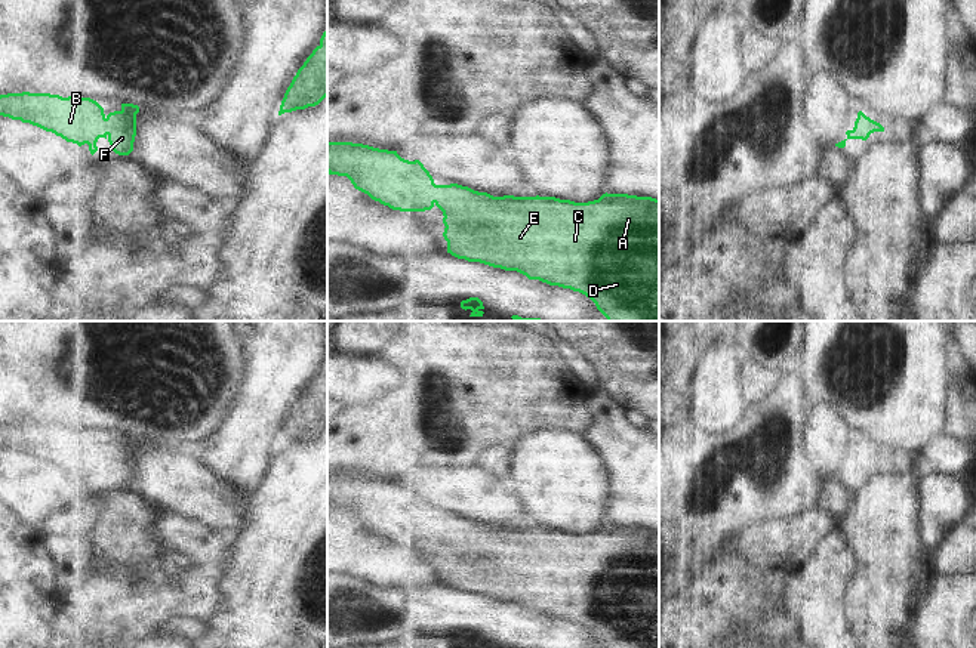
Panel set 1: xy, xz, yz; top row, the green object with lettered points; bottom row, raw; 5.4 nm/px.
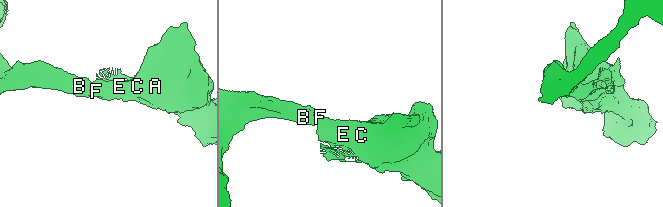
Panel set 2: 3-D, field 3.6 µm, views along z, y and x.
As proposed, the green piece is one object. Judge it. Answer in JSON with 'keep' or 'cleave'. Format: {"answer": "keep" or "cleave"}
{"answer": "keep"}

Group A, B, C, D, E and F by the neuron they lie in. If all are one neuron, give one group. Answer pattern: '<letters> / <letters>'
A B C D E F

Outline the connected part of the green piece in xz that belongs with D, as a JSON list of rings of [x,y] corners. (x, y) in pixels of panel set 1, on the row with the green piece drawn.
[[[327,142],[327,173],[347,176],[355,189],[367,194],[372,200],[400,212],[425,212],[437,206],[443,212],[444,232],[447,241],[447,253],[458,259],[468,262],[480,262],[493,268],[505,271],[517,271],[529,280],[539,280],[549,286],[558,286],[579,291],[589,297],[597,309],[607,318],[607,321],[659,321],[659,200],[652,197],[637,197],[628,194],[603,194],[598,200],[588,203],[575,203],[570,200],[560,200],[555,197],[493,197],[487,192],[478,192],[468,186],[458,183],[435,185],[429,172],[419,160],[409,161],[401,158],[397,151],[379,149],[363,144],[352,142]]]

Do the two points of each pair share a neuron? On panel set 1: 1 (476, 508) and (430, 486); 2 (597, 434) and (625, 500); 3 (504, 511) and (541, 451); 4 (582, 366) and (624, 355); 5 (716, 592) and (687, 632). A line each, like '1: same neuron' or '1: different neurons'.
1: same neuron
2: same neuron
3: different neurons
4: different neurons
5: same neuron

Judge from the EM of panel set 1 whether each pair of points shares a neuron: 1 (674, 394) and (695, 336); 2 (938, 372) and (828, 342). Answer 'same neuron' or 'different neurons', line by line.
1: same neuron
2: same neuron

